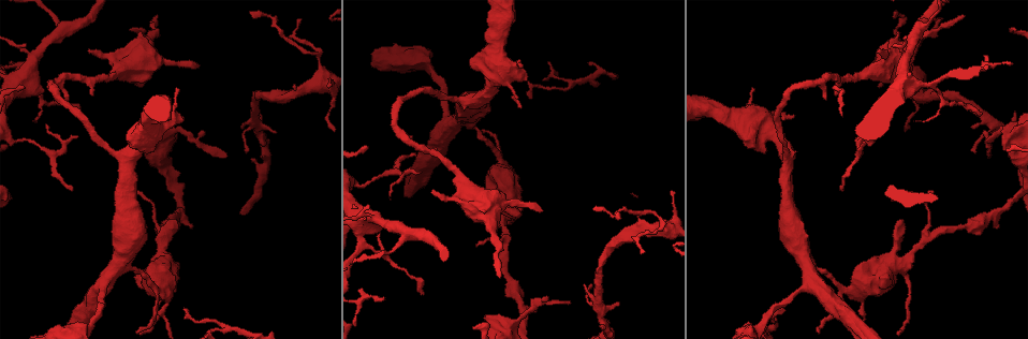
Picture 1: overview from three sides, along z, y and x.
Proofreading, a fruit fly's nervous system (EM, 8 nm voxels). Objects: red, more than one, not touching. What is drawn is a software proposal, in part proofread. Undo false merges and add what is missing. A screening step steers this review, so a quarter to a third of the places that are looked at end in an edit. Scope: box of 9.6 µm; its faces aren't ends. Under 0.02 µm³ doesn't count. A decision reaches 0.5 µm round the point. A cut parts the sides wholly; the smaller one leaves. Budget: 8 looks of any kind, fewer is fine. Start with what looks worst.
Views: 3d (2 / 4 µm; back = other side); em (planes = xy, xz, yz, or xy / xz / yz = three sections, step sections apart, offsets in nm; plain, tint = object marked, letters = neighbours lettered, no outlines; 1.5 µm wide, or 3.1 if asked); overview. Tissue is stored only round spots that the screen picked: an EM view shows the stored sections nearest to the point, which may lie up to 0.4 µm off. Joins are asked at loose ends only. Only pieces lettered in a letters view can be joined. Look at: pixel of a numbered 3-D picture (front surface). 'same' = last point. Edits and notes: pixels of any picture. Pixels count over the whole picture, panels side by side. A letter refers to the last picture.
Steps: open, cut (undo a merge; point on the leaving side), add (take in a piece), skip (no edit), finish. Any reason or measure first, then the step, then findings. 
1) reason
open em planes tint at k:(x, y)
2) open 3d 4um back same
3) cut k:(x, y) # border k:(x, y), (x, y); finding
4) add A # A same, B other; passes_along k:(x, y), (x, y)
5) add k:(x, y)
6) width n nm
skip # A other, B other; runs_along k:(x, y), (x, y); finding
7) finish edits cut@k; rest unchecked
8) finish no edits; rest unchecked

stops while still wide
open 3d 4um back at 1:(136, 276)

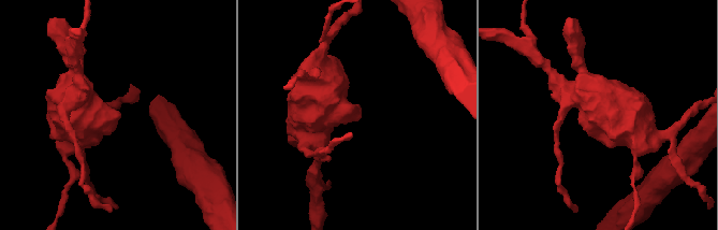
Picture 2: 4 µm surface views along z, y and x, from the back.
open em planes letters at 2:(118, 116)

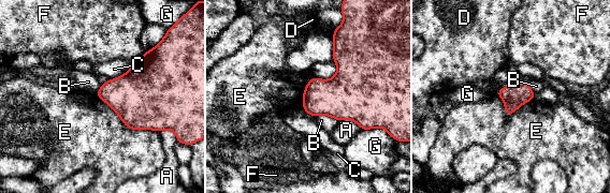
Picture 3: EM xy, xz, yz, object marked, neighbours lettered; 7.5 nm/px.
longest_contact E 550 nm
skip # A other, B other, C other, D other, E other, F other, G other; border 3:(96, 93), (130, 129), (158, 132); none of them fits

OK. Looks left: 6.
thin end
open em planes letters at 1:(415, 154)

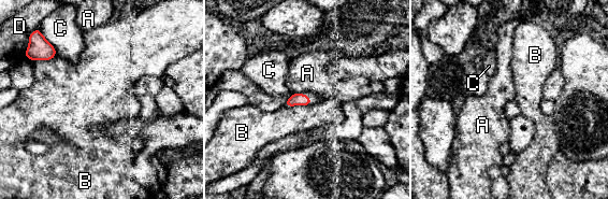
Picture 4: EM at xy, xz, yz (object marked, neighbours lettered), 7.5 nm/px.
skip # A other, B other, C other, D other; border 4:(310, 103), (284, 105); none of them fits

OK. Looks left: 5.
open 3d 4um at 1:(986, 56)

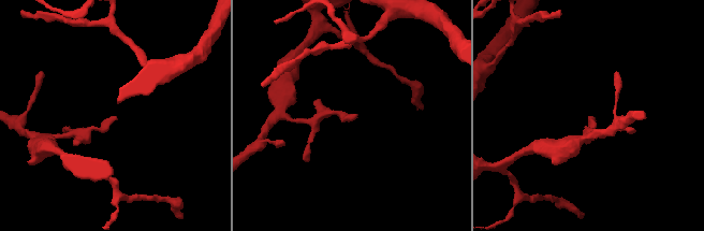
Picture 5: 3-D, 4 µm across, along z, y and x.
now the EM
open em xy step 4 letters at 5:(112, 119)

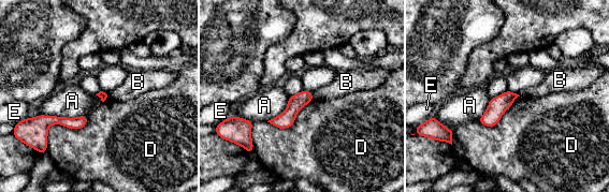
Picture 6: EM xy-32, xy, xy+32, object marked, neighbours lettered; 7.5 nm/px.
longest_contact D 420 nm
skip # A other, B other, D other, E other; none of them fits

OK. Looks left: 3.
finish no edits; rest unchecked

